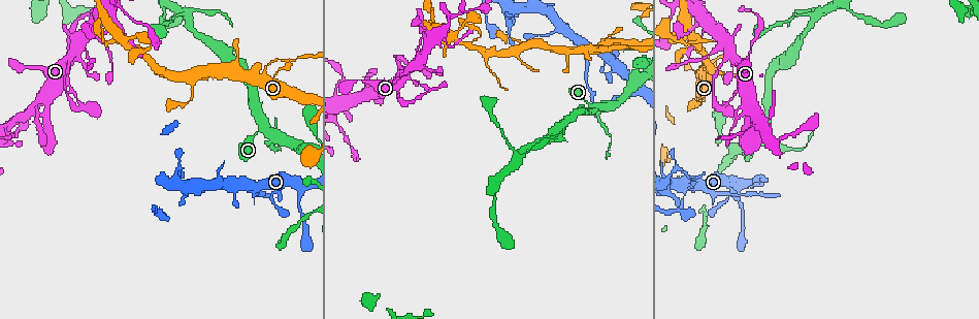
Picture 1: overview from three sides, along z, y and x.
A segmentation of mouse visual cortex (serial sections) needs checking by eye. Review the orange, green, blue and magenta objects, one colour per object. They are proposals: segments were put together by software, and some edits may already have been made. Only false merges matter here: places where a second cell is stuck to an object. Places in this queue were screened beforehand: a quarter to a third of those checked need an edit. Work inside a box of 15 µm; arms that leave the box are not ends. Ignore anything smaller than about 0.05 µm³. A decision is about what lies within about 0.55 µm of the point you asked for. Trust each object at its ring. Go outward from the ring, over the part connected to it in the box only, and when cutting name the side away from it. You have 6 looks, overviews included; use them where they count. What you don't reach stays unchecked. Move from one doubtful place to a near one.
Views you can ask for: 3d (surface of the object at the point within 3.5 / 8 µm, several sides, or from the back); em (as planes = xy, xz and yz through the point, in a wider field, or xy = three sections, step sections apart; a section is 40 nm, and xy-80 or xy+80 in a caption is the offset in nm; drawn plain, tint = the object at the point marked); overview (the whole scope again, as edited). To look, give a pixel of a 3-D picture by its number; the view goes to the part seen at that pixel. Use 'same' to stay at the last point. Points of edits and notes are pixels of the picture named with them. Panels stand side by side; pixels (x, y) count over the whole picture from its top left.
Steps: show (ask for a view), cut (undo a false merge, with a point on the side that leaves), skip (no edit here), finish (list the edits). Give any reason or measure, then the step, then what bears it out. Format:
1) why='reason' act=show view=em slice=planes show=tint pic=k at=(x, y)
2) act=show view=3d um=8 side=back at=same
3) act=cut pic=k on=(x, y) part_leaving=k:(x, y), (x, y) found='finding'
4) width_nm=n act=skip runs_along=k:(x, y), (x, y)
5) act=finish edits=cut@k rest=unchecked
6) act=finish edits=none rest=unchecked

why='three-way junction' act=show view=em slice=xy step=1 show=tint pic=1 at=(712, 192)

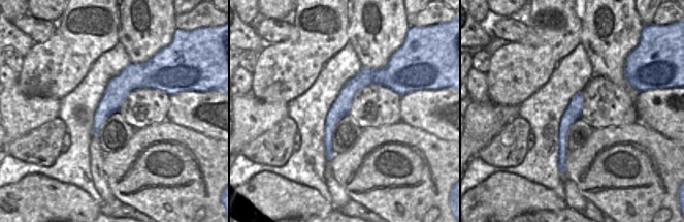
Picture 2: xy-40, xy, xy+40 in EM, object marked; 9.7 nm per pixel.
act=show view=3d um=3.5 at=same

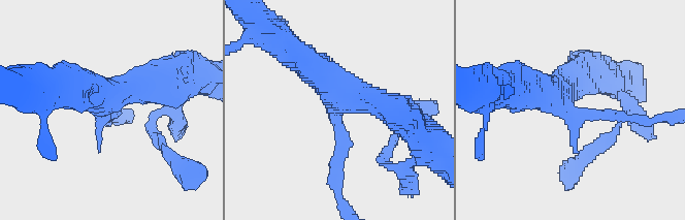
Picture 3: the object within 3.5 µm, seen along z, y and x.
act=skip found='all the same cell'

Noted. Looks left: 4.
act=show view=3d um=3.5 pic=1 at=(595, 45)

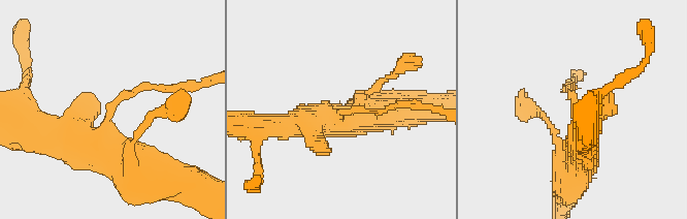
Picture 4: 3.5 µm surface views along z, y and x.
arm_widths_nm=100,500 why='now the EM' act=show view=em slice=xy step=2 show=tint pic=4 at=(115, 103)

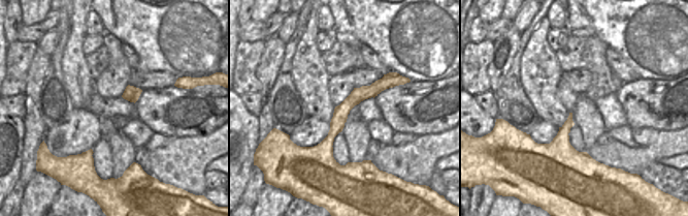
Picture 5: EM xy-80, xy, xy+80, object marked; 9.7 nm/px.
act=cut pic=4 on=(573, 87) part_leaving=4:(107, 120), (120, 95), (145, 86), (177, 89) found='a second cell is stuck on'

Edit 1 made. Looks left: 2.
act=finish edits=cut@4 rest=unchecked

